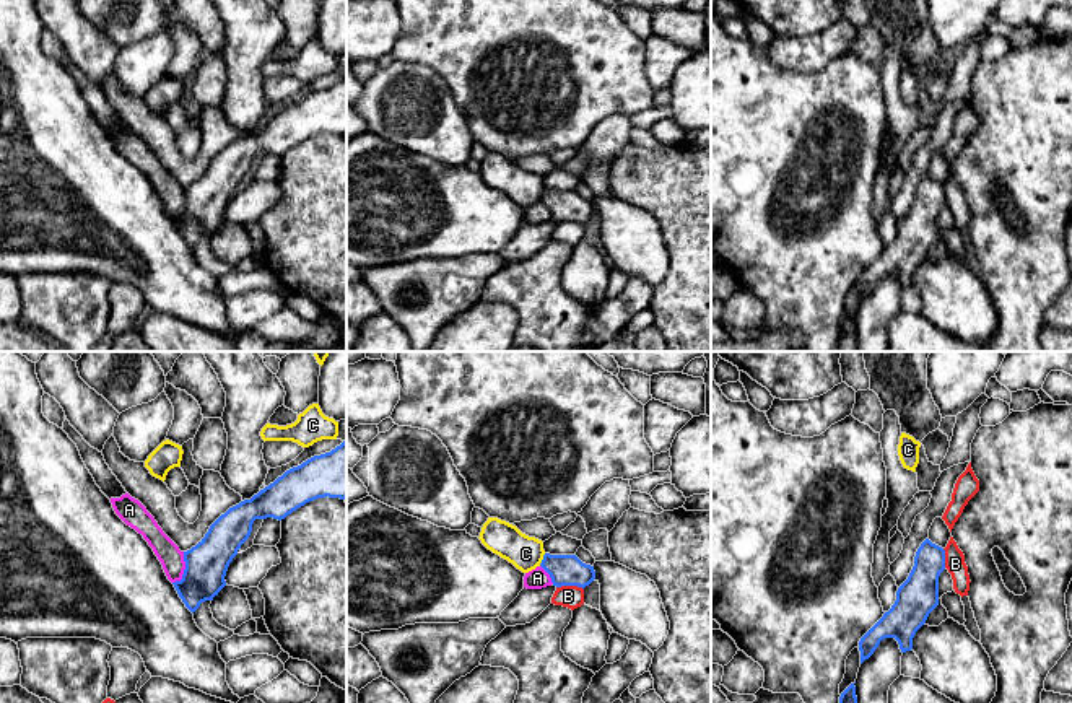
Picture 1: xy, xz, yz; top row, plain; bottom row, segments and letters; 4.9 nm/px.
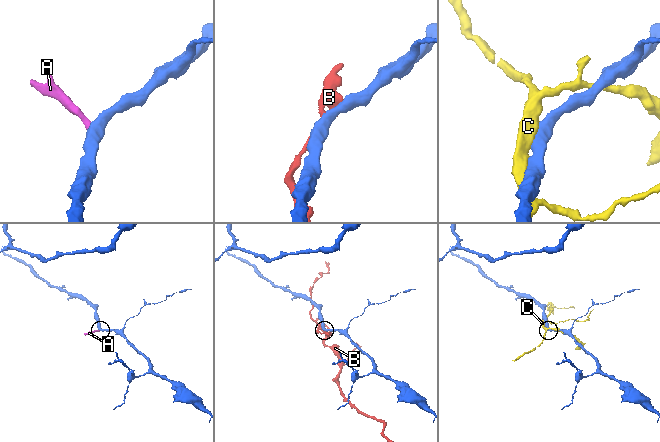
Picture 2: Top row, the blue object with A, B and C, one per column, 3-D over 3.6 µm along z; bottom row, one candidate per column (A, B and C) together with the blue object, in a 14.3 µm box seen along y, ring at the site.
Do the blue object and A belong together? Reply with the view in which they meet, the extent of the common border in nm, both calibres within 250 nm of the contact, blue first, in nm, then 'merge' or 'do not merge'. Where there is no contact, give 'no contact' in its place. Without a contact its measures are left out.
contact in xy; length 170 nm; calibres 200 and 120 nm; do not merge

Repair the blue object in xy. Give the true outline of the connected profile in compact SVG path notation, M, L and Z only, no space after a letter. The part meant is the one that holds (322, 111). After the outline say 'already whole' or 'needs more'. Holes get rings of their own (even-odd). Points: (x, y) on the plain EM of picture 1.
M346 75L330 88L286 106L251 135L229 143L195 182L184 187L182 215L172 220L185 242L194 249L226 221L228 202L249 174L255 155L281 156L306 138L325 132L346 133Z; already whole

